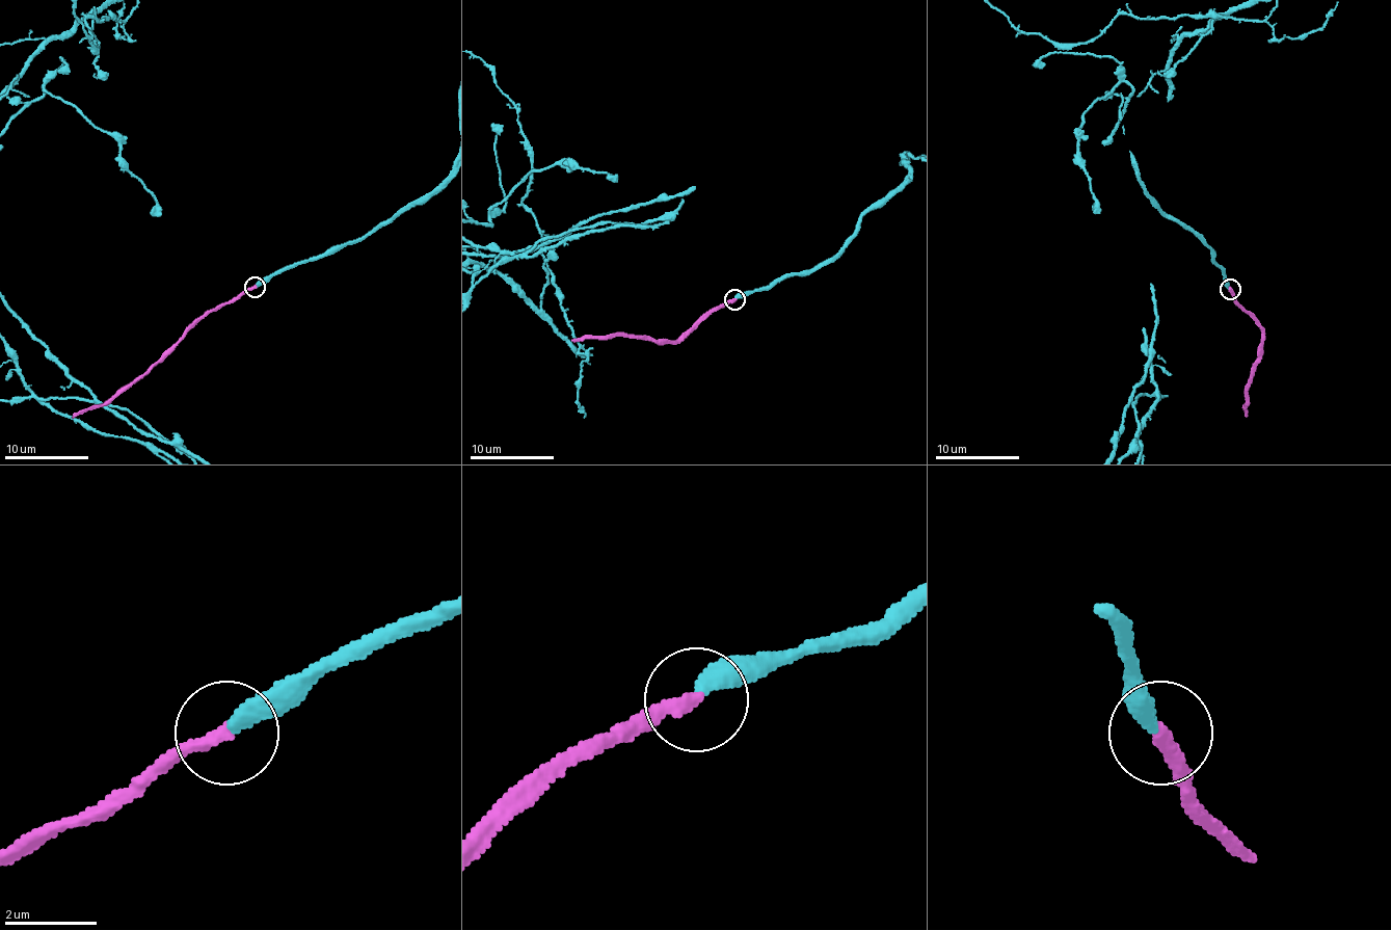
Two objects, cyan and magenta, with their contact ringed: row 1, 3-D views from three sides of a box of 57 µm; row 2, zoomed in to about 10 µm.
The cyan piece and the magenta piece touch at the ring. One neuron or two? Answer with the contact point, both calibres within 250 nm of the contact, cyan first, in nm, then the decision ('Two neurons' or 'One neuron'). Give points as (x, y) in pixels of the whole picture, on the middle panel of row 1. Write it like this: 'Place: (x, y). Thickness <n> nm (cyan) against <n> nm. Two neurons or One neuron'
Place: (734, 299). Thickness 380 nm (cyan) against 300 nm. One neuron

